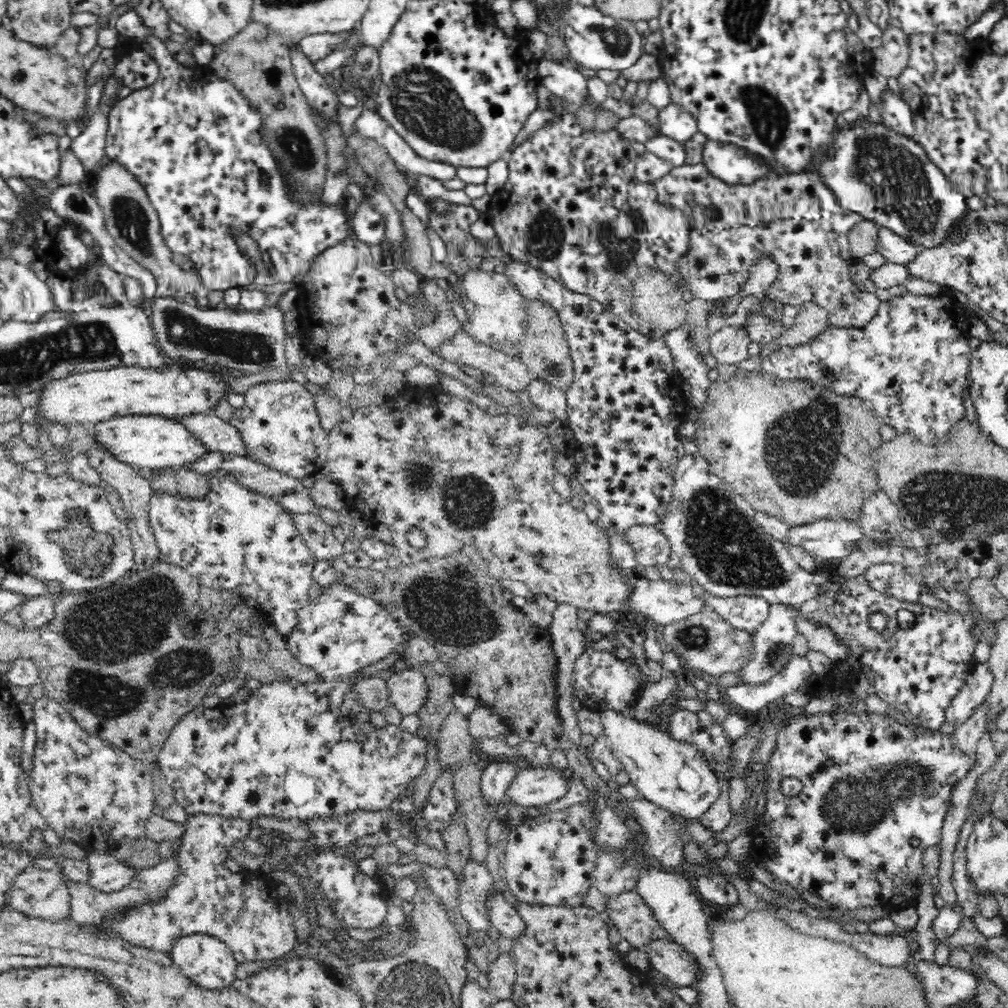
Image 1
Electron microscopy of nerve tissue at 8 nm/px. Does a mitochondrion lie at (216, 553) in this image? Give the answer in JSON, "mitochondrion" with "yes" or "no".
{"mitochondrion":"no"}

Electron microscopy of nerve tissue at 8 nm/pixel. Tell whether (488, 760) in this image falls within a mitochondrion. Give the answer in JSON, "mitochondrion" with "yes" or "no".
{"mitochondrion":"no"}

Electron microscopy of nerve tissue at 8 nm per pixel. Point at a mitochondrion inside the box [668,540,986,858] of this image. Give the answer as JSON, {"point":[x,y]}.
{"point":[896,782]}

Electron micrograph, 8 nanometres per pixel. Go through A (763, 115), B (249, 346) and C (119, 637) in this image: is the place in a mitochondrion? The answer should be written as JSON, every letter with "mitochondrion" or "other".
{"A":"mitochondrion","B":"mitochondrion","C":"mitochondrion"}

